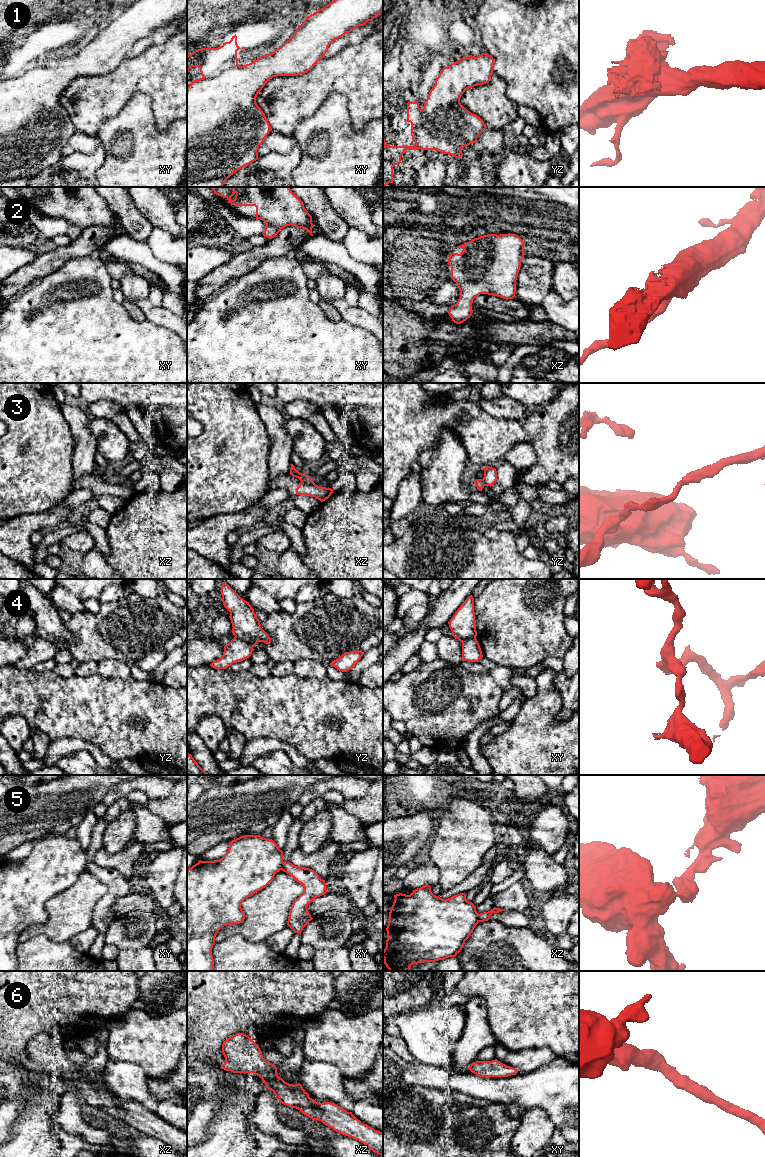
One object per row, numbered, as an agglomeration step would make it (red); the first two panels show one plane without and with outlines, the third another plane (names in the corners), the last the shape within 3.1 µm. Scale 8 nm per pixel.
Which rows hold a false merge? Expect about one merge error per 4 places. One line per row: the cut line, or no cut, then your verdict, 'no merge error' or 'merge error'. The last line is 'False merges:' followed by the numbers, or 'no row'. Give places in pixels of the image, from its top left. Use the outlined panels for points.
1: cut none; no merge error
2: cut none; no merge error
3: cut xz (312, 480), (308, 483), (301, 482); merge error
4: cut yz (235, 636), (244, 640), (252, 648); merge error
5: cut xz (477, 914), (480, 921); merge error
6: cut none; no merge error
False merges: 3, 4, 5

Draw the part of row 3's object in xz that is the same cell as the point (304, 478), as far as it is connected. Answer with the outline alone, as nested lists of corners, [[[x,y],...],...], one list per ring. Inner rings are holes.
[[[291,464],[290,475],[298,478],[303,483],[309,484],[313,481],[313,479],[309,475],[302,474],[298,470],[296,470],[293,464]]]

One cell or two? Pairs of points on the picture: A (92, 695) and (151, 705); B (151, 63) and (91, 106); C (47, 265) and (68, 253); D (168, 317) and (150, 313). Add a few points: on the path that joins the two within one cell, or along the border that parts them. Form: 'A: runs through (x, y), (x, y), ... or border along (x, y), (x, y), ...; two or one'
A: runs through (107, 705), (136, 705); one
B: runs through (136, 74), (129, 77), (106, 95); one
C: runs through (52, 261), (63, 254); one
D: runs through (164, 317), (154, 314); one

